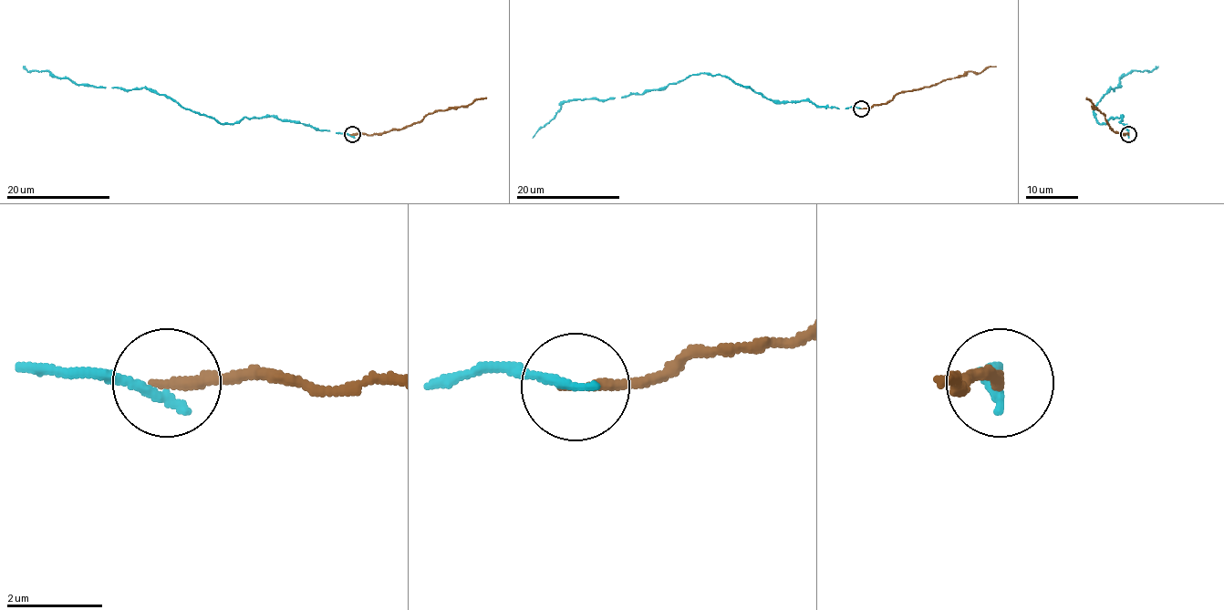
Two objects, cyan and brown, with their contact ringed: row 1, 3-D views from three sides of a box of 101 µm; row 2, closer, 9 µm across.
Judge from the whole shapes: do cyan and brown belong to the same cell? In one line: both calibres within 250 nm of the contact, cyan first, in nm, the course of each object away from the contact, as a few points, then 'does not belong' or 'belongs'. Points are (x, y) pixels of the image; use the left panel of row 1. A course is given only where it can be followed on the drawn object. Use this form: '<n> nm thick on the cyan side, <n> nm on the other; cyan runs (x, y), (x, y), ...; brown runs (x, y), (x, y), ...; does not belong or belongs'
220 nm thick on the cyan side, 220 nm on the other; cyan runs (352, 135), (272, 116), (221, 123), (143, 87), (76, 85), (47, 70), (23, 67); brown runs (352, 134), (369, 135), (404, 129), (437, 110), (469, 105), (486, 98); does not belong

